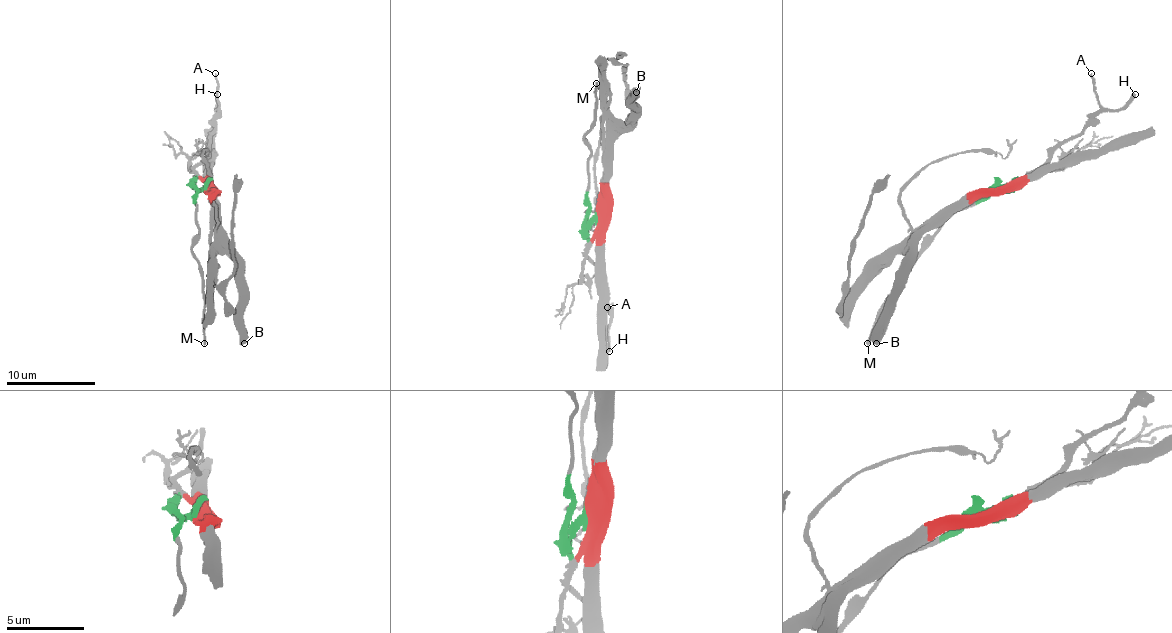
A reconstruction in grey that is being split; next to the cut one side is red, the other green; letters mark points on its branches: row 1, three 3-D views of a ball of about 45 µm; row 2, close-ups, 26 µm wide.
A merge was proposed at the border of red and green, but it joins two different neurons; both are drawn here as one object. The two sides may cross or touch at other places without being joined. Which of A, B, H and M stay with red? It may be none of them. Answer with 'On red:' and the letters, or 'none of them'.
On red: B

